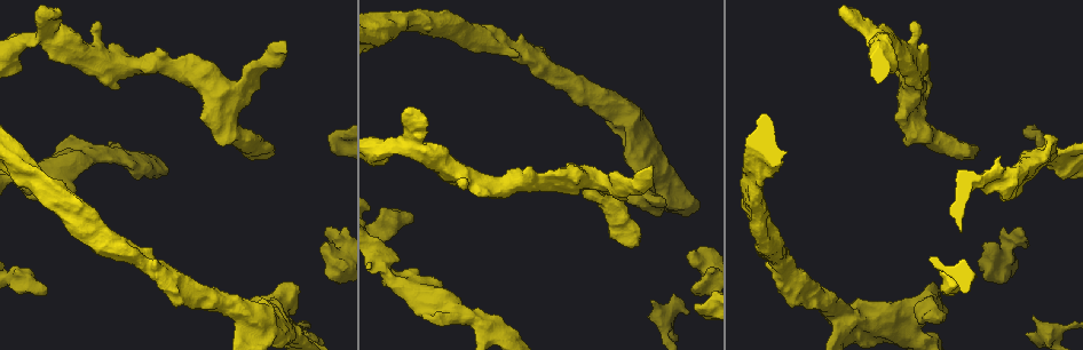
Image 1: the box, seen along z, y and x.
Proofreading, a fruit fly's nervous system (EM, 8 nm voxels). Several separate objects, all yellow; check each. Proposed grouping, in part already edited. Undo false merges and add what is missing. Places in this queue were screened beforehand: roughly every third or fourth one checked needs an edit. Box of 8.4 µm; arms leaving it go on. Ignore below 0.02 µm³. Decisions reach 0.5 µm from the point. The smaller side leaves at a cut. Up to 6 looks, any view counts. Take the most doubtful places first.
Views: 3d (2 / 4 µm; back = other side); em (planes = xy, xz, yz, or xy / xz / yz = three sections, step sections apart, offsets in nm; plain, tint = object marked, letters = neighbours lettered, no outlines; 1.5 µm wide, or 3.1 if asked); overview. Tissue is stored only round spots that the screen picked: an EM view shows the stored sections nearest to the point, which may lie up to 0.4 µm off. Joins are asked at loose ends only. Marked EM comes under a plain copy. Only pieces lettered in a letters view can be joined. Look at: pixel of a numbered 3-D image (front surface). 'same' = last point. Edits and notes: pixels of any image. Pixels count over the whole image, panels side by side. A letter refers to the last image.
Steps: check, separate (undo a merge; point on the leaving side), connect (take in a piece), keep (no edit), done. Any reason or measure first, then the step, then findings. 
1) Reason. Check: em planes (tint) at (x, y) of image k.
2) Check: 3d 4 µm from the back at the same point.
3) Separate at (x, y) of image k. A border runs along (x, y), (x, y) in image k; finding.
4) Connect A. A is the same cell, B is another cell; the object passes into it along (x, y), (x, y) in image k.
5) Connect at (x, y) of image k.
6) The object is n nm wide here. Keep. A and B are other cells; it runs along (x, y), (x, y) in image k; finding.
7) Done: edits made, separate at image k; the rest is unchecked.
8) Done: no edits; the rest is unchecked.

An open end. Check: em xz step 4 (letters) at (695, 310) of image 1.

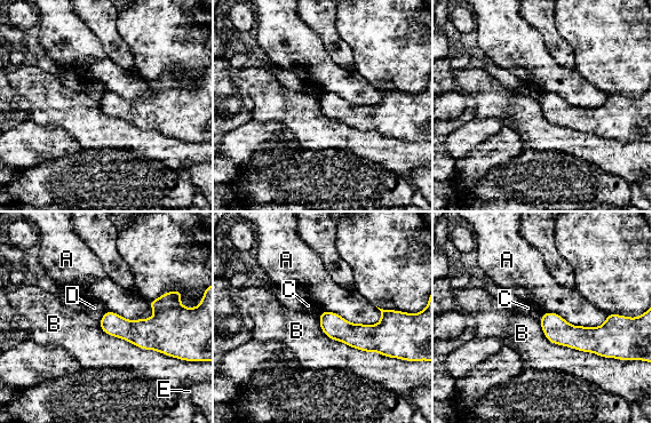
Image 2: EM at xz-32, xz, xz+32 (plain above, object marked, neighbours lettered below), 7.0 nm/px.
The object is 160 nm wide here. Keep. A, B, C, D and E are other cells; no lettered piece goes on from it.

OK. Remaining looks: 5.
An open end. Check: em planes (letters) at (1019, 189) of image 1.

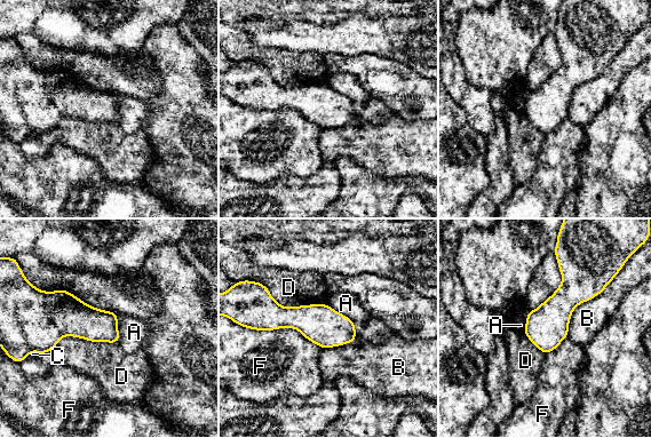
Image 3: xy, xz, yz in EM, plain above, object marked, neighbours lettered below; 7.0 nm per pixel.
Keep. A, B, C, D and F are other cells; none of them fits.

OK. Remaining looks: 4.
Thick end. Check: 3d 2 µm at (457, 181) of image 1.

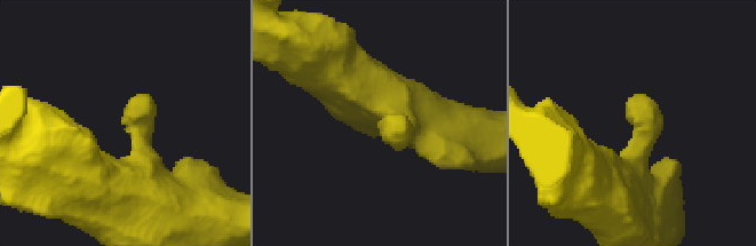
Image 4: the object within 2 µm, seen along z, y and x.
Now the EM. Check: em planes (tint) at (639, 95) of image 4.

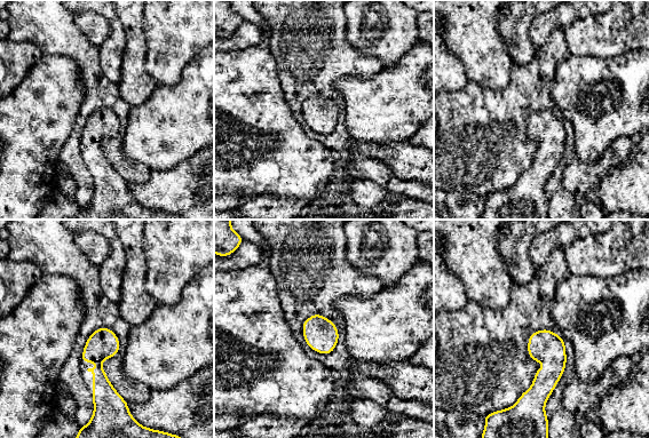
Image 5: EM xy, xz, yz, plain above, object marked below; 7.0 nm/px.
Check: em planes (letters) at the same point.

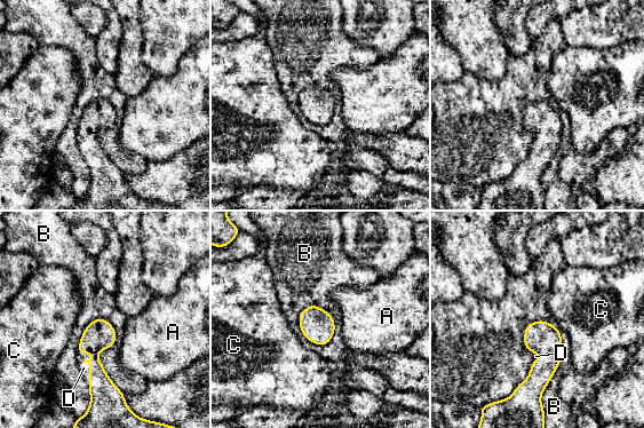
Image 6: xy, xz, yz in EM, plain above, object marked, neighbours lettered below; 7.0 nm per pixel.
Connect D. D is the same cell, A, B and C are other cells; the cell continues.

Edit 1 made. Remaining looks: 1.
Done: edits made, connect at image 6; the rest is unchecked.

